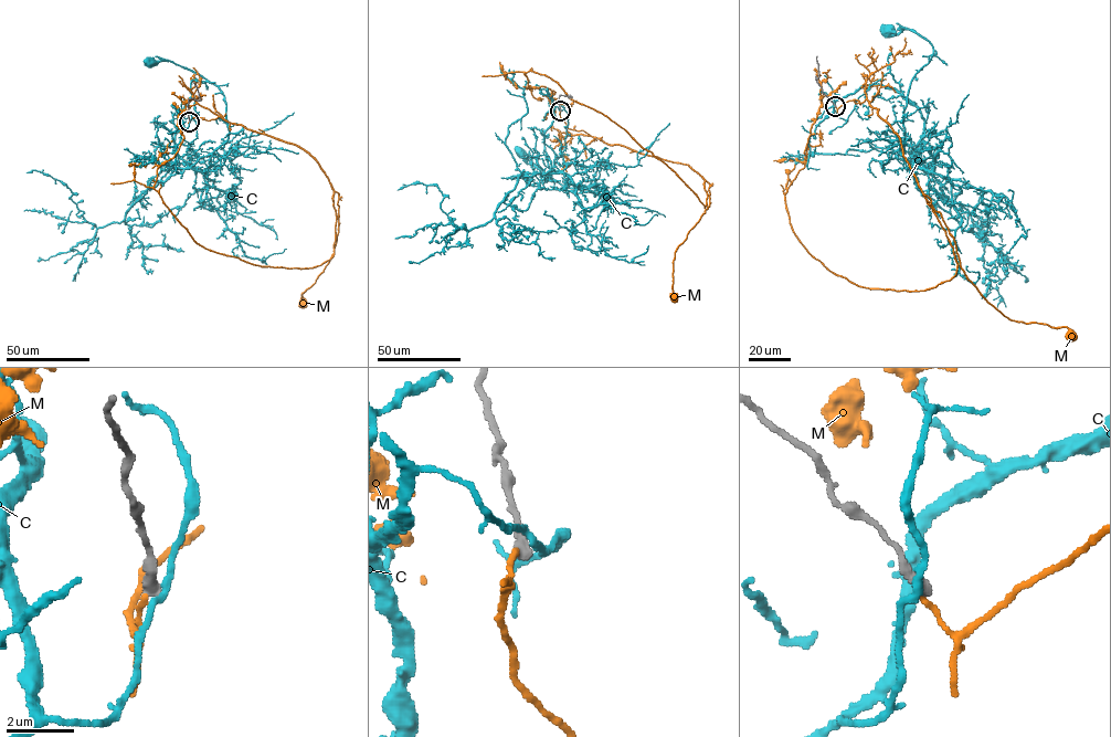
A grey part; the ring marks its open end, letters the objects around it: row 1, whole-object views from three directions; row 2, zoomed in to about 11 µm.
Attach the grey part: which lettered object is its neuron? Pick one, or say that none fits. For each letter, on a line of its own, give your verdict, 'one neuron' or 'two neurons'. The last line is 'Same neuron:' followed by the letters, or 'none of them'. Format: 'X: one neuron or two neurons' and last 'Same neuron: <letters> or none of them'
C: two neurons
M: one neuron
Same neuron: M

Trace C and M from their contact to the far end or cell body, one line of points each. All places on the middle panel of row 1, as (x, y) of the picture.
C: (561, 111), (556, 106), (545, 135), (546, 181), (572, 162), (600, 165), (591, 182), (560, 185), (522, 150)
M: (560, 111), (568, 128), (687, 165), (709, 185), (709, 204), (675, 253), (674, 297)

